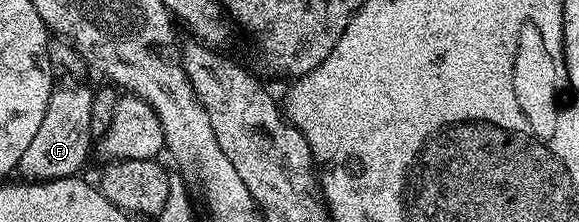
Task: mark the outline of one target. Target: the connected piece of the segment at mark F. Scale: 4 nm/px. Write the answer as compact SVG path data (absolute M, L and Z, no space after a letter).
M81 82L66 83L66 88L54 87L47 102L47 114L35 134L31 146L23 154L19 172L26 181L58 180L68 176L77 176L89 156L89 143L94 143L91 134L91 104L94 89L84 88Z

